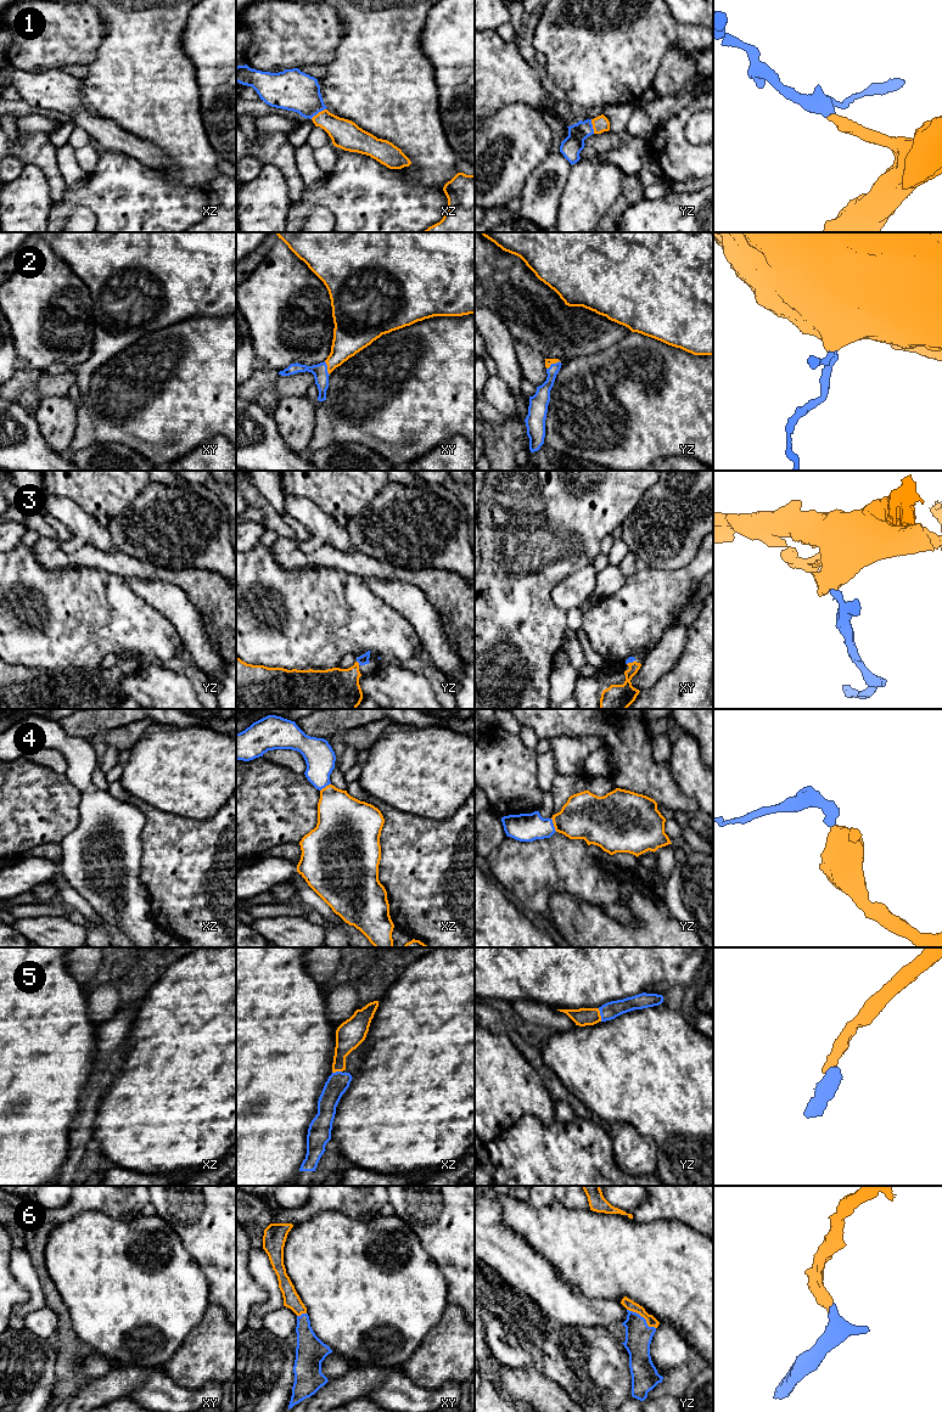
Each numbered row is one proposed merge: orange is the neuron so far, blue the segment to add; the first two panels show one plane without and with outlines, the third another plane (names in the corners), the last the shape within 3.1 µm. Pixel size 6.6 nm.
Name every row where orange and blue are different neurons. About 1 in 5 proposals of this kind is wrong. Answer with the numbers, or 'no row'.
no row

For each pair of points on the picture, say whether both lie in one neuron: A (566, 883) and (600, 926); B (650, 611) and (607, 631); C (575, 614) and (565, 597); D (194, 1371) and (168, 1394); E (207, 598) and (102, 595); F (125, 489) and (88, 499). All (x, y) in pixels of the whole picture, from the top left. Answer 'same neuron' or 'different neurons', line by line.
A: different neurons
B: same neuron
C: different neurons
D: different neurons
E: different neurons
F: same neuron

